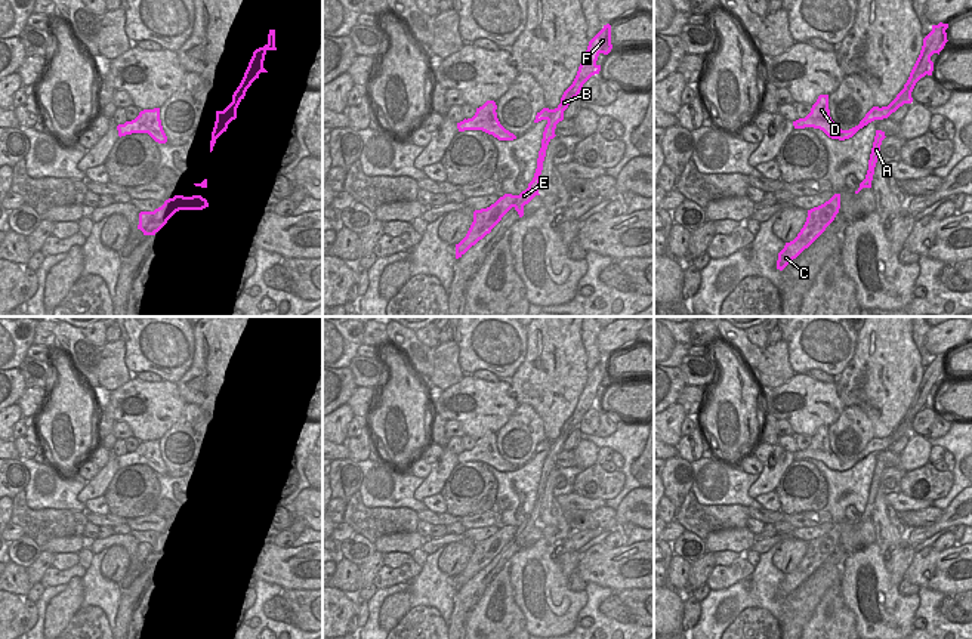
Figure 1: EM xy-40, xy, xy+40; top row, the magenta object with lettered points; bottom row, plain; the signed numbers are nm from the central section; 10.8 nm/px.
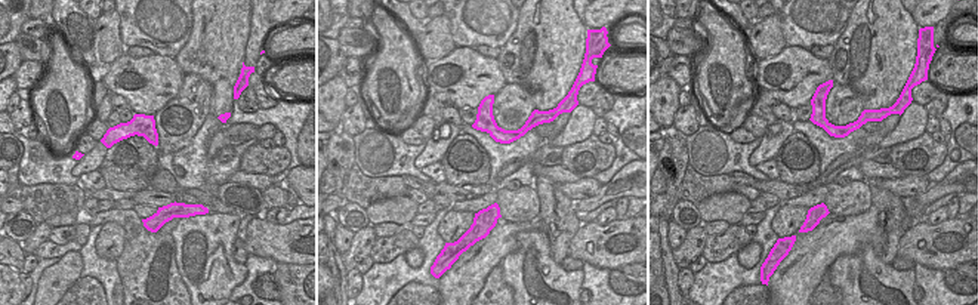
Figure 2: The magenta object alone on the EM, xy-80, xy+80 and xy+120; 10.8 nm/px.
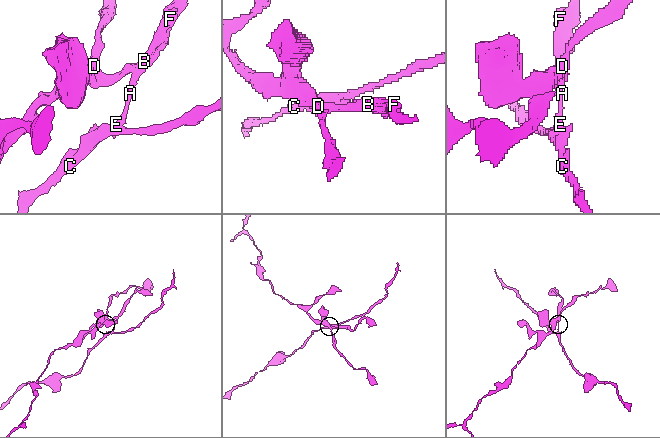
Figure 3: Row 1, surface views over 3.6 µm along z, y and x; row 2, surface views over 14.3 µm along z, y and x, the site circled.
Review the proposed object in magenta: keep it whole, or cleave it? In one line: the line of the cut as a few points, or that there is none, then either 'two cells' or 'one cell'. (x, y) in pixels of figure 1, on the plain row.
cut xy (518, 527), (514, 537); two cells

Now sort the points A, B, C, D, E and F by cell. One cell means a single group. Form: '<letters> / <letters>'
A B D E F / C

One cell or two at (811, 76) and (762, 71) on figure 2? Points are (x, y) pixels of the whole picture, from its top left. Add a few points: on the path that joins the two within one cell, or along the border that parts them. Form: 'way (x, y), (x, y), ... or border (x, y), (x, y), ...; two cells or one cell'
way (799, 73), (774, 73); one cell

